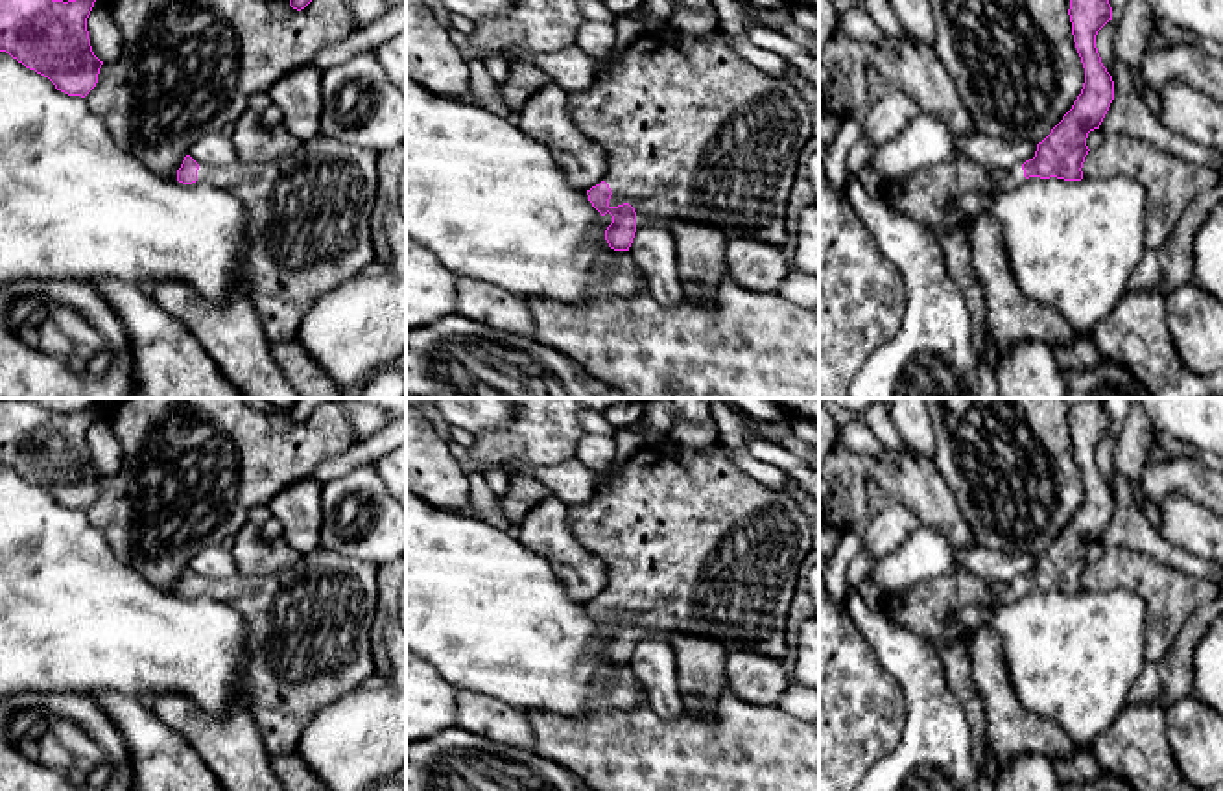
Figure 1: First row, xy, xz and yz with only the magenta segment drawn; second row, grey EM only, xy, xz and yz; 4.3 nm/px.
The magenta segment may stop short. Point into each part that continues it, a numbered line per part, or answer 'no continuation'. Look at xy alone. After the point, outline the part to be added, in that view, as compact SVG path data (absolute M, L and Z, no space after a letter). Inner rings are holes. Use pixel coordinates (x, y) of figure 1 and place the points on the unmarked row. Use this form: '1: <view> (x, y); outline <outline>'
1: xy (308, 627); outline M317 548L277 573L199 579L197 594L232 607L247 625L240 691L269 756L295 752L319 710L376 673L371 631L380 564Z

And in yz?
1: yz (926, 609); outline M957 568L887 596L882 608L900 627L930 638L937 647L957 640L968 645L970 631L952 618L957 610L970 605L1007 605L1022 594L1022 579L985 581Z

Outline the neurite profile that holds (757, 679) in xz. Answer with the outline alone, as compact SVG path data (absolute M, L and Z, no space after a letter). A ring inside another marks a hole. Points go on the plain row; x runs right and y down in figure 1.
M736 649L727 656L727 682L747 702L778 706L791 684L791 667L788 660Z

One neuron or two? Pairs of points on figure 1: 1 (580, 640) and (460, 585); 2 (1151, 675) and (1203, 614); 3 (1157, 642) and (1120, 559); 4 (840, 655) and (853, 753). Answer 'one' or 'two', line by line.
1: one
2: one
3: one
4: one

